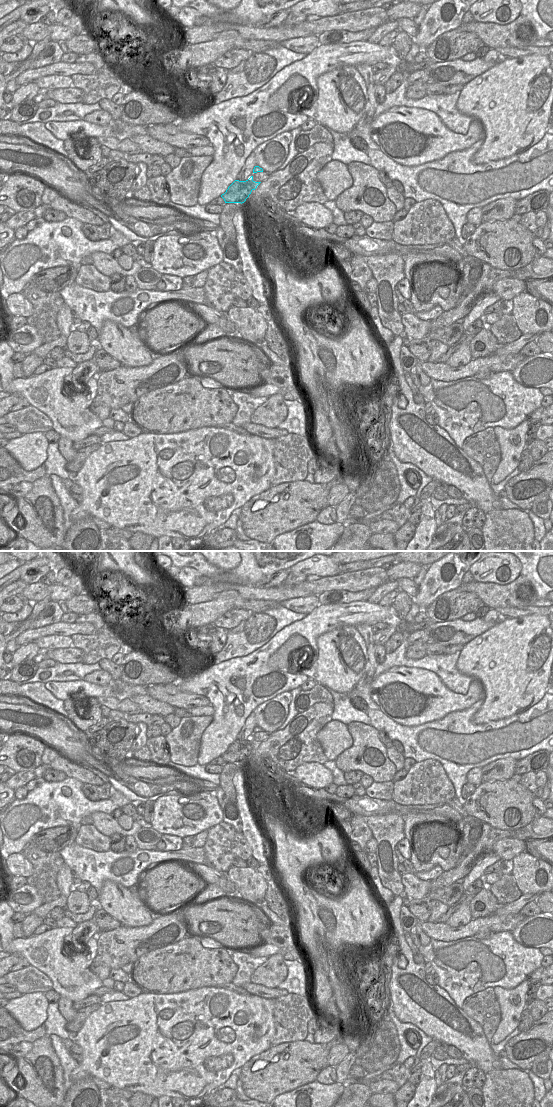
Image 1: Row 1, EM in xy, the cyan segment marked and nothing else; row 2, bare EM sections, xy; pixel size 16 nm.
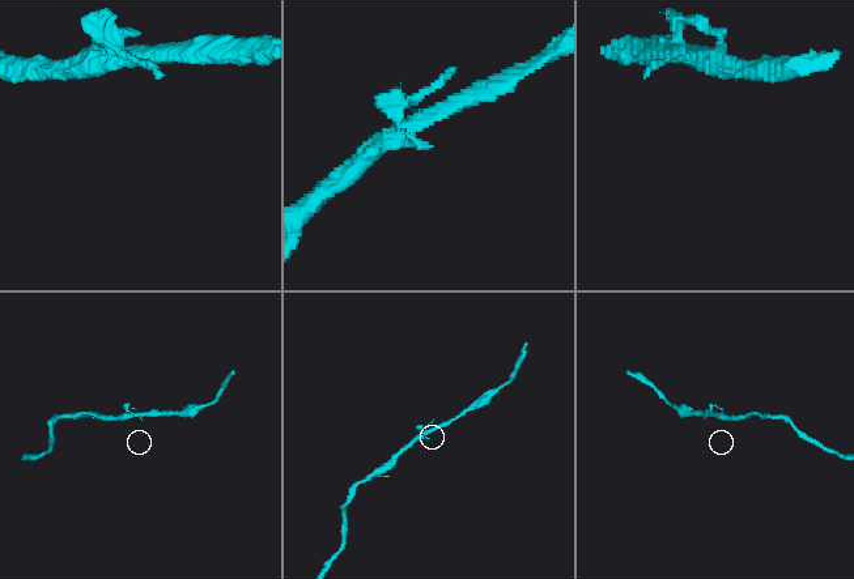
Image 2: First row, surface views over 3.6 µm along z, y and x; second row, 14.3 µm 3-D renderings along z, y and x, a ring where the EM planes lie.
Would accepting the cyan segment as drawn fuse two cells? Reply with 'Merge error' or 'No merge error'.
Merge error

